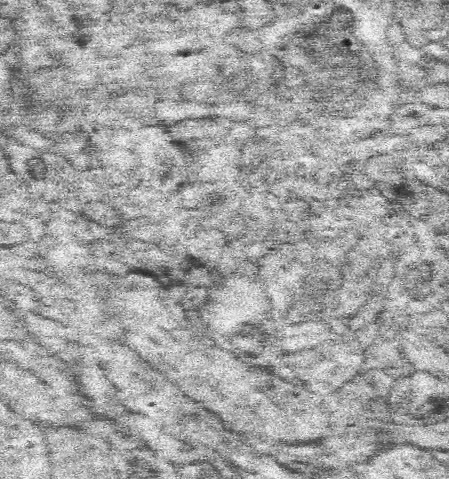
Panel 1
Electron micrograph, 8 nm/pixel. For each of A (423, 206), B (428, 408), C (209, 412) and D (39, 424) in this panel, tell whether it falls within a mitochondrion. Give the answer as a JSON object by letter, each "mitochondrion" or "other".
{"A":"mitochondrion","B":"mitochondrion","C":"other","D":"other"}

